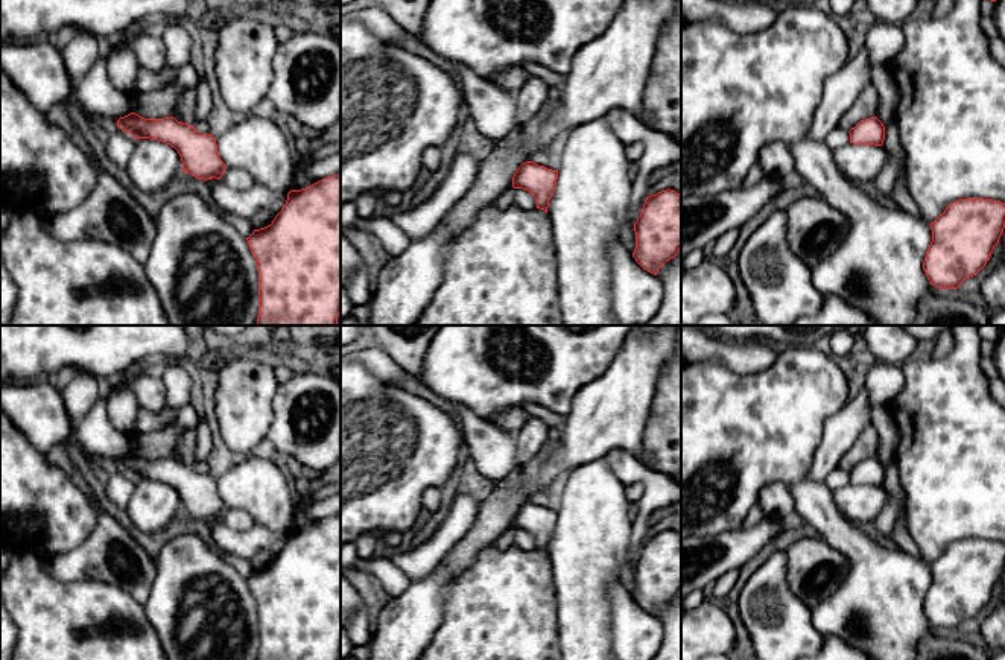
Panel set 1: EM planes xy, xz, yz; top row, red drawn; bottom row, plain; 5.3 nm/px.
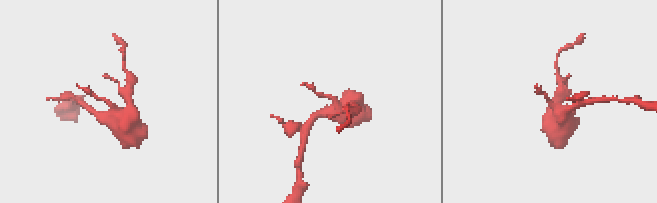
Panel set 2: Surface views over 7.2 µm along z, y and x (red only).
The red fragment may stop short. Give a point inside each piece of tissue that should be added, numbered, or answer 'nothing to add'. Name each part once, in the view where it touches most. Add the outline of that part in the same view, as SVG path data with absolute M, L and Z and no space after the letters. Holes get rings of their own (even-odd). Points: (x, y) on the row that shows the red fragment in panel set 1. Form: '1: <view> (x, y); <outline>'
nothing to add

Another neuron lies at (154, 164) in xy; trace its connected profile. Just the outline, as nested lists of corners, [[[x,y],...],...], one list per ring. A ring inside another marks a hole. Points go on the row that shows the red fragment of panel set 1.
[[[135,138],[135,149],[125,169],[141,192],[157,192],[182,172],[182,161],[170,144]]]

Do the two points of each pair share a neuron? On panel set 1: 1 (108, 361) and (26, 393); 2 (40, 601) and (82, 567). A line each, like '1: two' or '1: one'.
1: two
2: two

